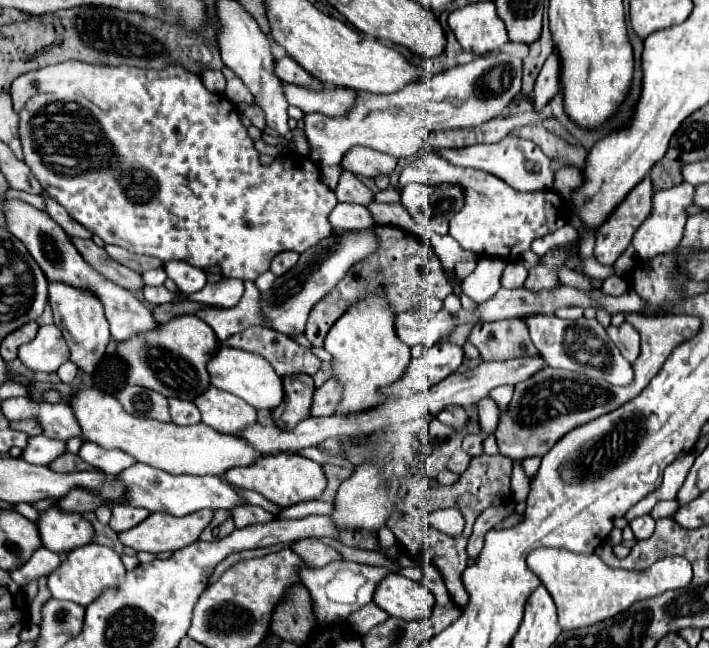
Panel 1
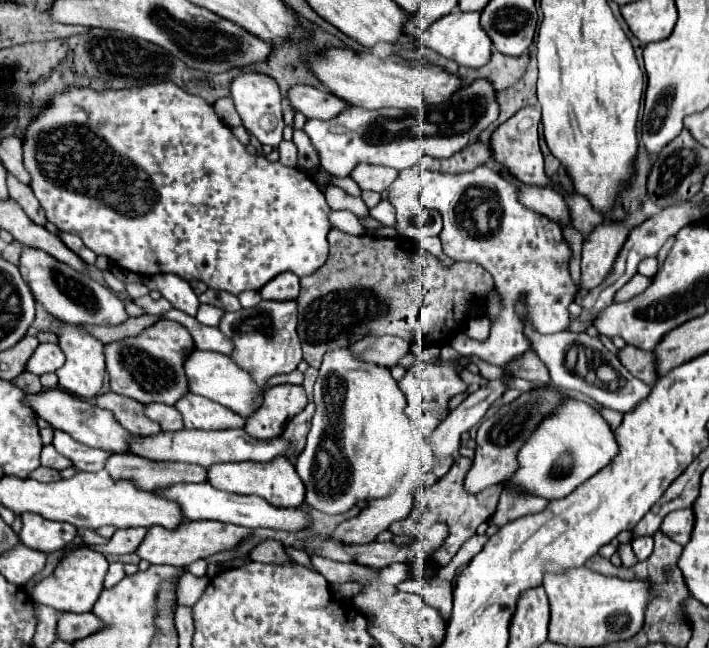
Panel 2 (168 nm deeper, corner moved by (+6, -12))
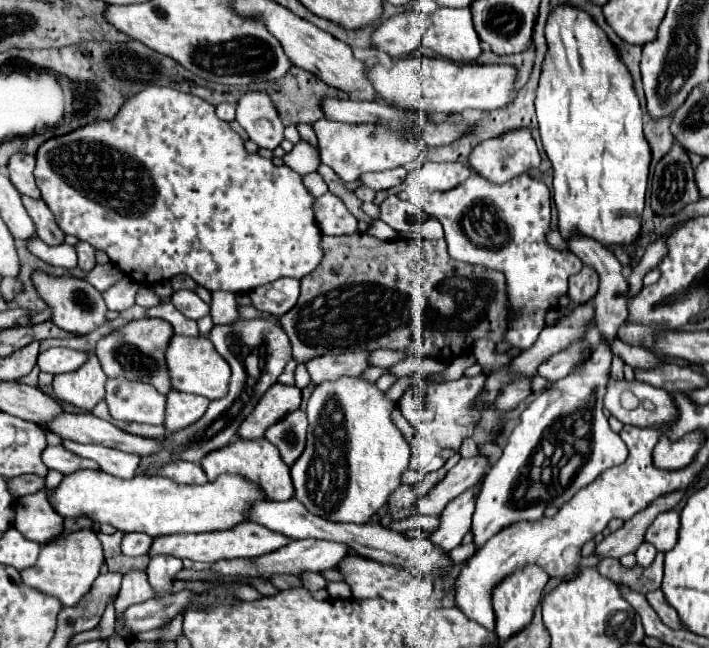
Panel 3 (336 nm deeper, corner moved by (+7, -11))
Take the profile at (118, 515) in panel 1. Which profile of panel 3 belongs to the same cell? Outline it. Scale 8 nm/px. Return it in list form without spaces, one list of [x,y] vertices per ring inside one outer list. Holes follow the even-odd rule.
[[[126,533],[122,539],[122,553],[130,557],[146,555],[152,547],[152,537],[150,535],[140,535],[140,533]]]

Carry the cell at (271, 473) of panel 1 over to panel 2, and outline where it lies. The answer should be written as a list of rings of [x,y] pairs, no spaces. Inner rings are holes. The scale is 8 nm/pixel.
[[[275,460],[273,464],[261,464],[261,462],[215,464],[215,468],[209,468],[209,482],[217,490],[261,496],[275,508],[297,508],[305,500],[305,484],[295,472],[295,466],[291,460]]]

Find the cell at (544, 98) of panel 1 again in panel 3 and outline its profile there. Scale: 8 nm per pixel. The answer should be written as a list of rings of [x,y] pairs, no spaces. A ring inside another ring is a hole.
[[[512,131],[500,139],[480,143],[470,153],[468,165],[492,183],[506,183],[530,167],[538,167],[540,153],[530,131]]]

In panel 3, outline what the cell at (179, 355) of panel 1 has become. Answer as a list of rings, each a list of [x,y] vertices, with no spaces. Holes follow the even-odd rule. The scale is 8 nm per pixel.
[[[138,319],[130,321],[124,327],[108,333],[102,337],[96,345],[96,357],[108,377],[122,375],[126,379],[140,379],[144,383],[154,385],[160,393],[168,393],[168,369],[164,363],[164,347],[168,345],[168,339],[172,335],[172,327],[164,323],[164,319]]]

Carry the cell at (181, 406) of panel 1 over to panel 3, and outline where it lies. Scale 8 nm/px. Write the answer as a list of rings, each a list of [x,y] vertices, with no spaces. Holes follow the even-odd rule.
[[[108,379],[106,381],[106,405],[112,419],[164,425],[166,397],[156,387],[142,381]]]

